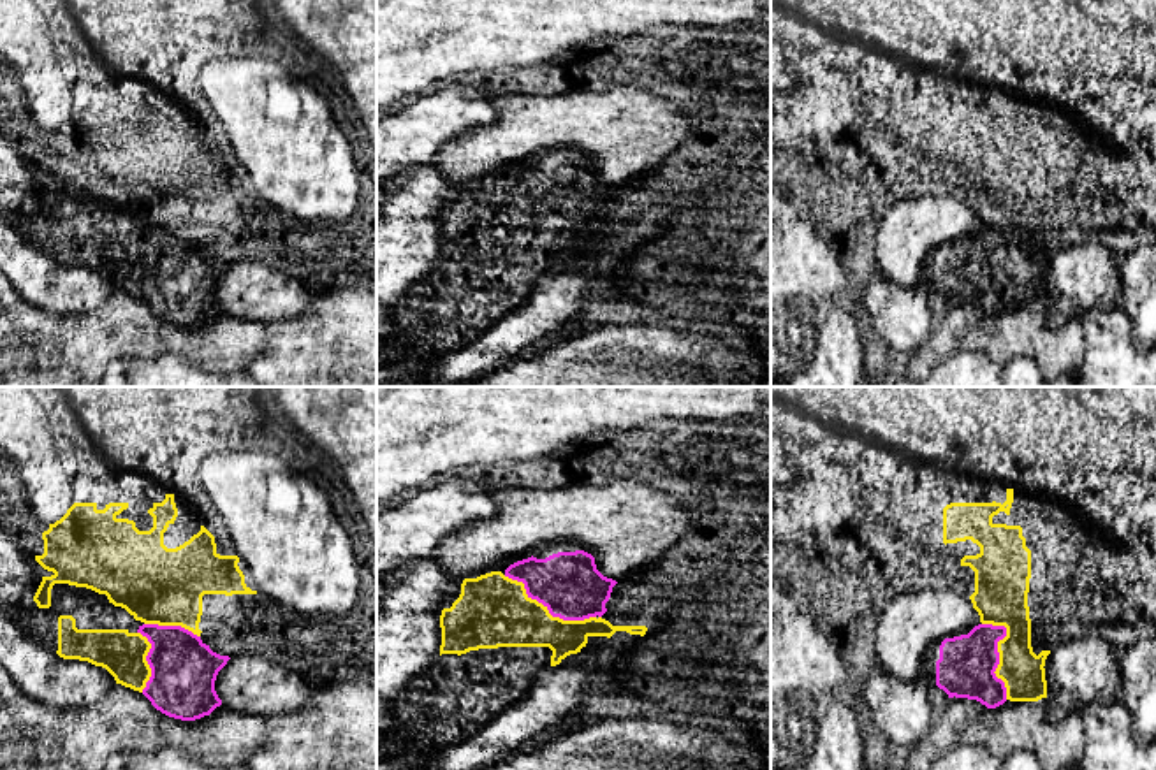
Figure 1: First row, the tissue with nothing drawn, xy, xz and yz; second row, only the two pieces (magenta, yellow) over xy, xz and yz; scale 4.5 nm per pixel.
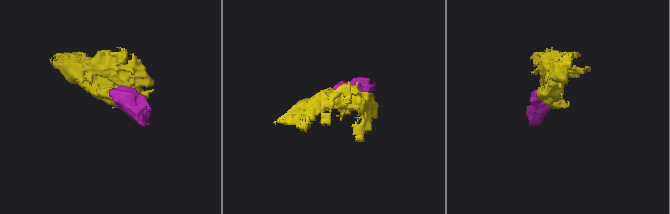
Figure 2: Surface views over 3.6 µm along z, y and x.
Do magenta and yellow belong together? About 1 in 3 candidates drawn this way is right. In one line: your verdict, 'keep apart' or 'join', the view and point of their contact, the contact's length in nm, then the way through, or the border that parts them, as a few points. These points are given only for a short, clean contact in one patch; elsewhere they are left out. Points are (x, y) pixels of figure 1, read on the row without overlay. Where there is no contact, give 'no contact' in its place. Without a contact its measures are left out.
join; meets magenta in xz at (548, 215); contact 460 nm long

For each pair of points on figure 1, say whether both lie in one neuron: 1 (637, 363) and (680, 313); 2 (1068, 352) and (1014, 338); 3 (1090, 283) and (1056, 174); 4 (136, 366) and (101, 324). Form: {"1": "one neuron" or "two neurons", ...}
{"1": "two neurons", "2": "one neuron", "3": "two neurons", "4": "two neurons"}

